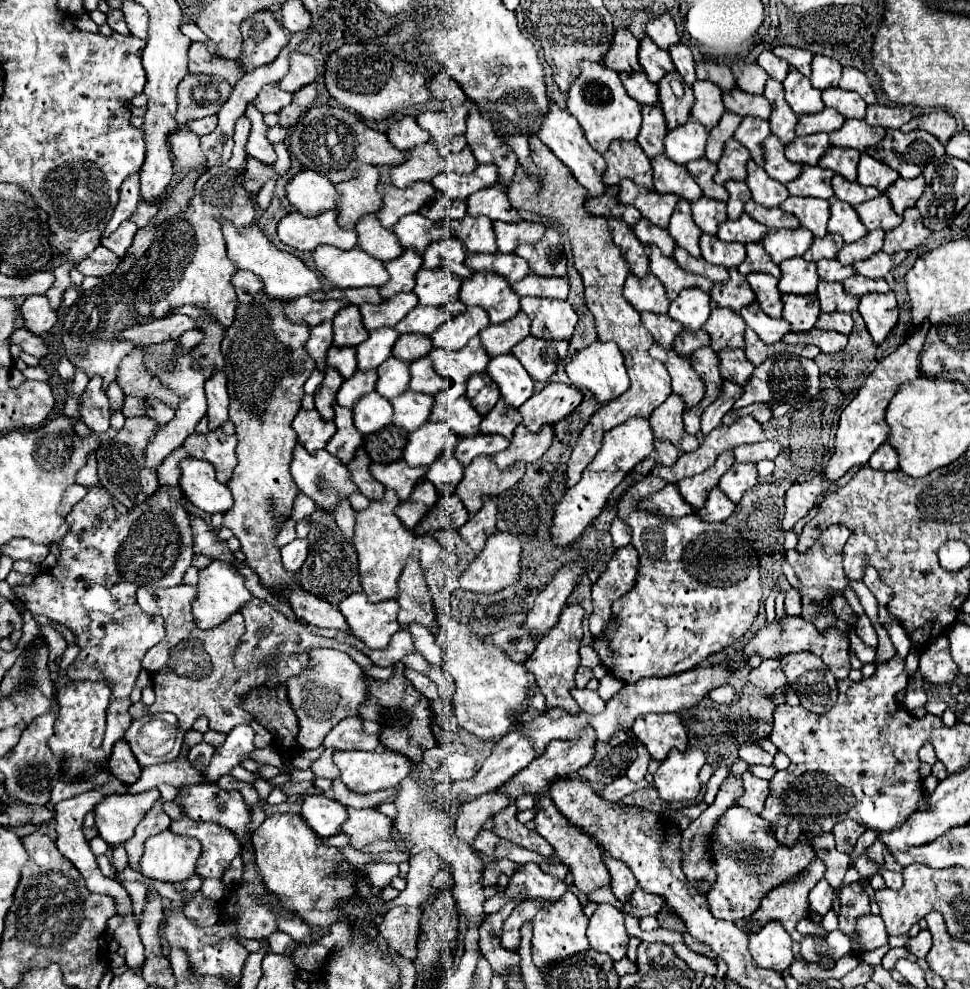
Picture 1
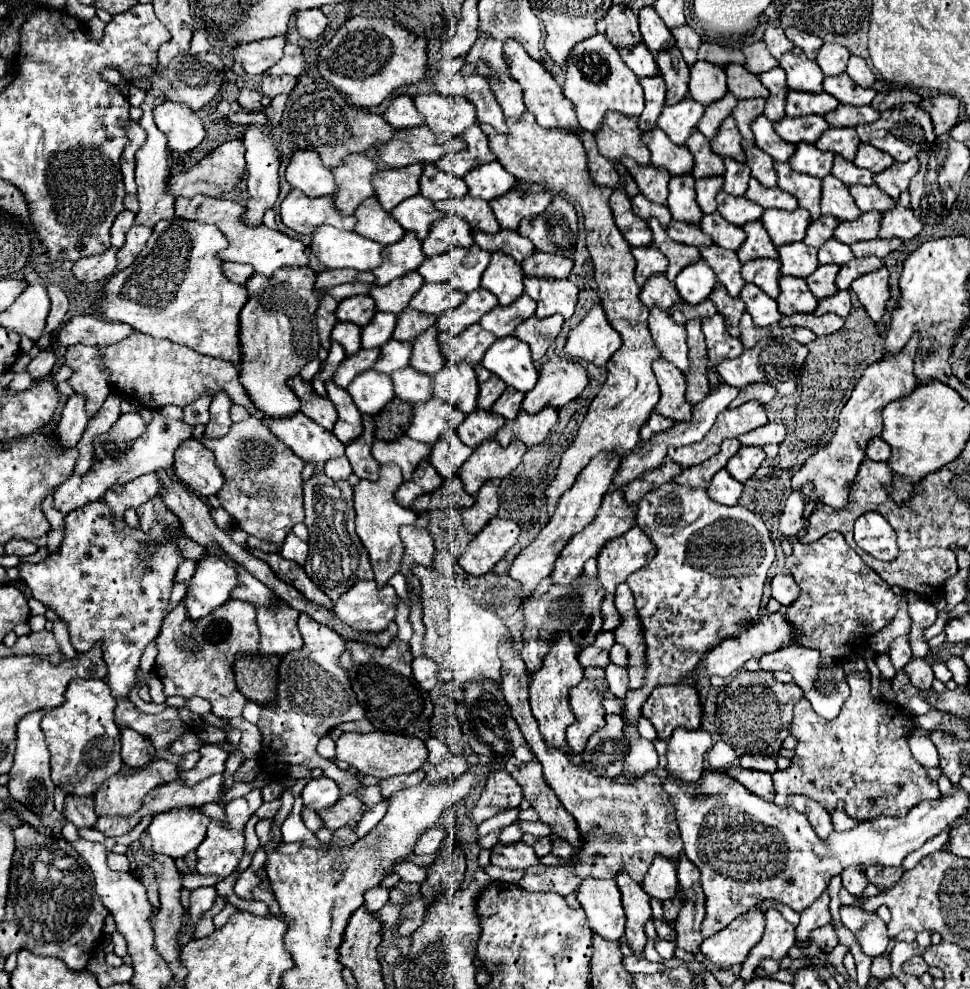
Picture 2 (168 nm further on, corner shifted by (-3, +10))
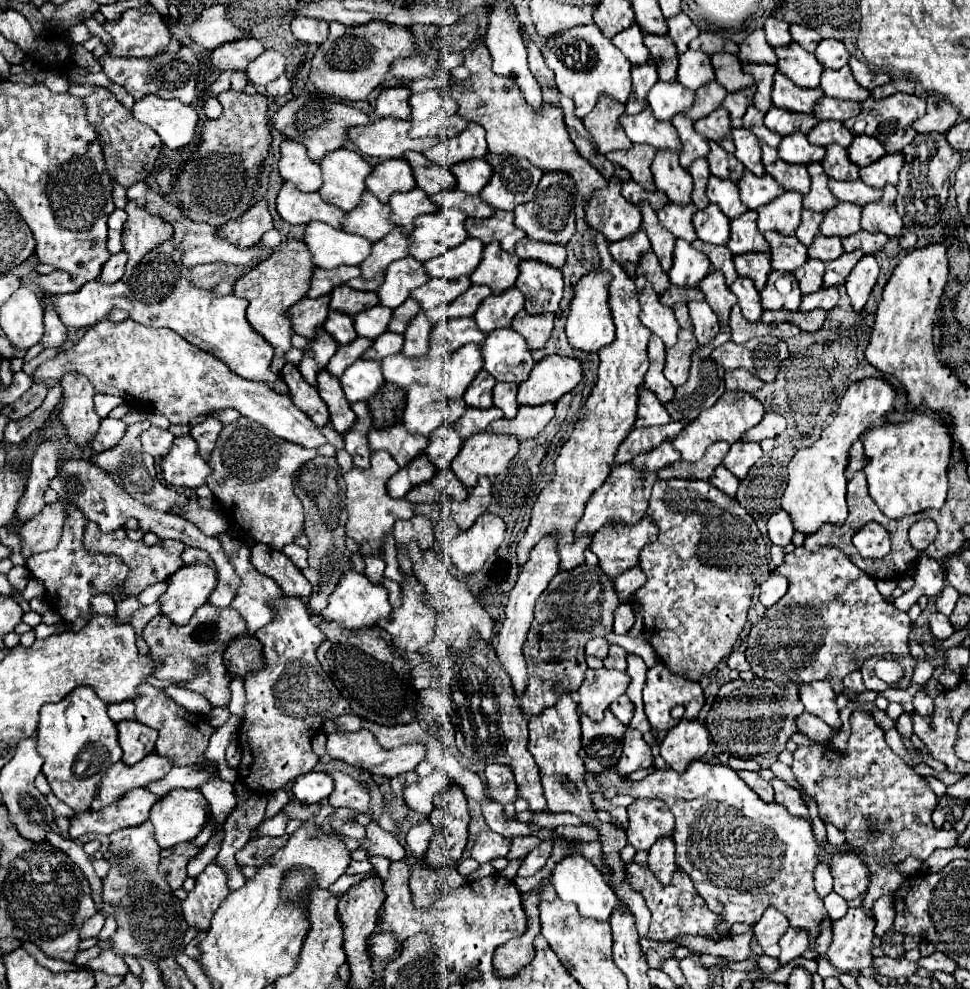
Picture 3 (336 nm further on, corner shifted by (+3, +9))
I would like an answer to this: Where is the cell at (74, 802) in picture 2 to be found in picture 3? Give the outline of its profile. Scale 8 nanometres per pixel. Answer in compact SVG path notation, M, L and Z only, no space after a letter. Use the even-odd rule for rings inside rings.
M48 793L48 803L50 803L50 807L52 807L52 811L54 811L56 815L64 815L64 817L68 817L68 819L74 815L74 811L72 811L66 803L58 801L58 797L56 797L54 793Z

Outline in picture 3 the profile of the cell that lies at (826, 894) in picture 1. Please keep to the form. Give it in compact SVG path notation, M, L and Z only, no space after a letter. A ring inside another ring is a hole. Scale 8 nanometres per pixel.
M788 929L786 935L780 939L780 965L786 965L790 961L794 961L796 957L800 957L804 951L806 951L806 945L808 945L808 937L806 933L800 933L800 929Z

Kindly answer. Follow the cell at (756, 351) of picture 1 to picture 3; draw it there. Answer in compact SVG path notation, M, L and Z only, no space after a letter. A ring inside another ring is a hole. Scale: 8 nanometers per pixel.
M738 305L732 307L728 325L730 325L730 329L732 329L732 341L738 343L738 345L750 341L752 337L768 335L768 333L770 333L770 327L764 325L762 321L754 321L754 323L752 323L752 321L744 319L744 315L740 313L740 307L738 307Z

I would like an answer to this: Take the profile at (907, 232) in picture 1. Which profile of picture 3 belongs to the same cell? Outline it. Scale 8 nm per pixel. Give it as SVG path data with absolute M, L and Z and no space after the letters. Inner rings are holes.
M884 185L882 197L878 201L872 201L864 205L862 209L862 221L860 227L870 233L886 233L888 237L900 235L902 231L902 219L898 217L894 209L894 197L896 197L896 187L894 185Z

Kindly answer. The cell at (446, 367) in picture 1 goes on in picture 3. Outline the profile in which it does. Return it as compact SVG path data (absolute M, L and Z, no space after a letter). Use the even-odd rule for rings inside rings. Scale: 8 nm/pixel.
M474 317L444 319L430 333L428 357L438 359L438 357L454 353L466 343L482 343L484 339L486 339L486 333L478 329Z

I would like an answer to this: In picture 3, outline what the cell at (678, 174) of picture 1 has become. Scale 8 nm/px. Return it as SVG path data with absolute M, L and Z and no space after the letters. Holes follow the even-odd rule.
M650 107L636 115L620 115L620 125L632 143L648 143L656 149L674 149L680 153L680 141L670 121L656 121Z

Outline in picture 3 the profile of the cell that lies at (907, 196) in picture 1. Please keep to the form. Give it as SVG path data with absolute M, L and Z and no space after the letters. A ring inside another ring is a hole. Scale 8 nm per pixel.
M886 153L872 165L860 169L860 179L876 189L882 189L882 185L898 183L898 173L902 169L902 153Z

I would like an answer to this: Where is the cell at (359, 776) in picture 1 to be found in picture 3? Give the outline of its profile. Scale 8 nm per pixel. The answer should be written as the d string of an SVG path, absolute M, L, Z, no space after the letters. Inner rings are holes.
M360 729L360 731L352 731L352 733L342 733L342 731L330 733L328 741L326 741L326 753L332 759L340 759L348 765L372 771L372 775L388 777L388 779L392 779L400 773L406 773L406 771L414 771L416 765L420 761L424 761L424 757L426 757L426 749L422 745L402 745L396 749L384 749L384 747L380 747L376 737L368 729Z

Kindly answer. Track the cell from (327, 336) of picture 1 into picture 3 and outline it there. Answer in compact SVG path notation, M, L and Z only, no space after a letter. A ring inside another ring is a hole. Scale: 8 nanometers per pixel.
M322 295L316 299L304 297L296 305L290 307L290 321L298 335L304 335L312 339L316 335L316 329L326 321L330 311L330 295Z

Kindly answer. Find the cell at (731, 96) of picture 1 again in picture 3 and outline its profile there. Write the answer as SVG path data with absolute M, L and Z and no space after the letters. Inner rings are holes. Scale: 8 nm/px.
M714 53L710 55L712 67L716 73L716 81L726 89L726 91L738 91L744 89L746 85L752 85L754 79L742 71L740 59L734 53Z

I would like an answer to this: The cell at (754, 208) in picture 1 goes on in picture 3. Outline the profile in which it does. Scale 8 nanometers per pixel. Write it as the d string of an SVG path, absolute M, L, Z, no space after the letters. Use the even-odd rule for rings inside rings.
M744 171L742 179L738 181L738 187L740 187L742 203L748 209L758 209L760 205L766 205L768 201L772 201L784 191L782 185L774 181L774 177L770 177L768 173L764 177L758 177L750 171Z

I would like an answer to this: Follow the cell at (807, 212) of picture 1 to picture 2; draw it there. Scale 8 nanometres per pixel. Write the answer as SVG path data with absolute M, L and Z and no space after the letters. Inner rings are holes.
M774 164L778 174L778 188L796 196L800 208L808 210L812 220L818 220L822 216L820 212L820 198L822 198L822 180L814 176L804 176L800 172L794 172L790 164Z

